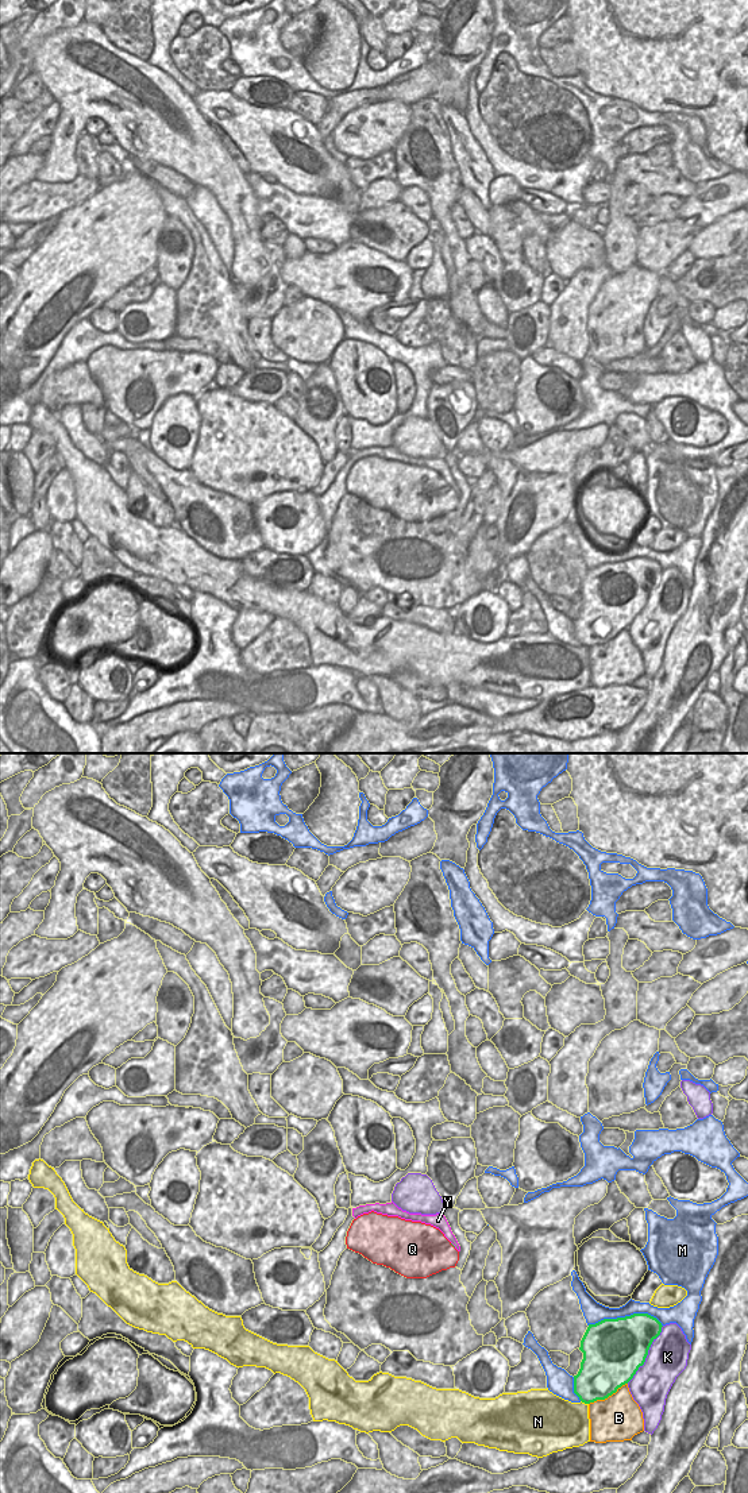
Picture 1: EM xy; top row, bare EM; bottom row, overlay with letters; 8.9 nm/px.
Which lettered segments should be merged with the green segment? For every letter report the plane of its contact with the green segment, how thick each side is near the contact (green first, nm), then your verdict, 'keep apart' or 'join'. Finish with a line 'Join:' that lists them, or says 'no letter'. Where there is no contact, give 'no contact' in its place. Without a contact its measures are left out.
B: xy | 420/420 nm | keep apart
K: xy | 500/360 nm | keep apart
M: xy | 480/150 nm | keep apart
N: xy | 360/400 nm | keep apart
Q: xy | 20/420 nm | join
Y: xy | 20/130 nm | keep apart
Join: Q

